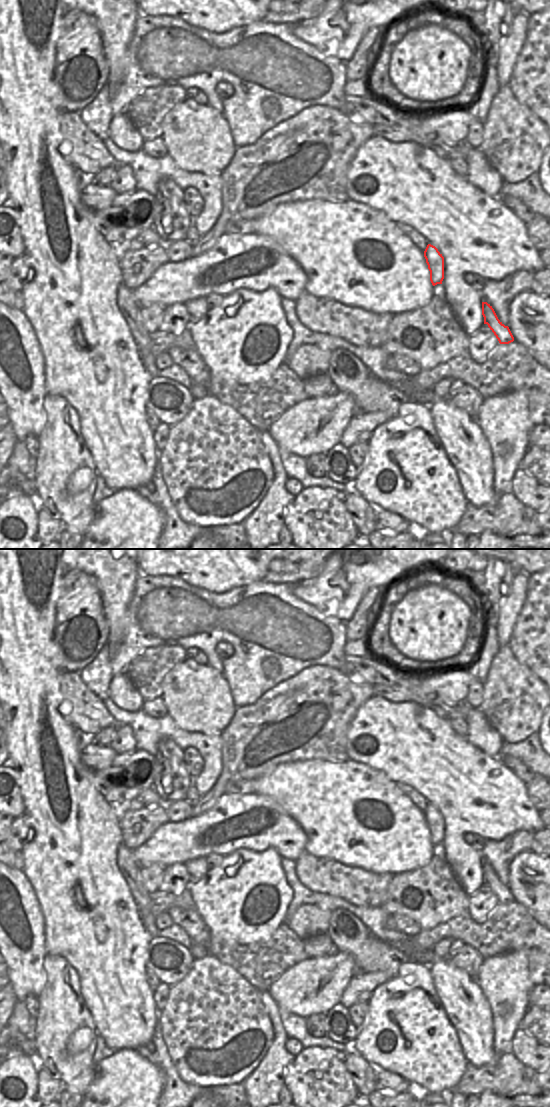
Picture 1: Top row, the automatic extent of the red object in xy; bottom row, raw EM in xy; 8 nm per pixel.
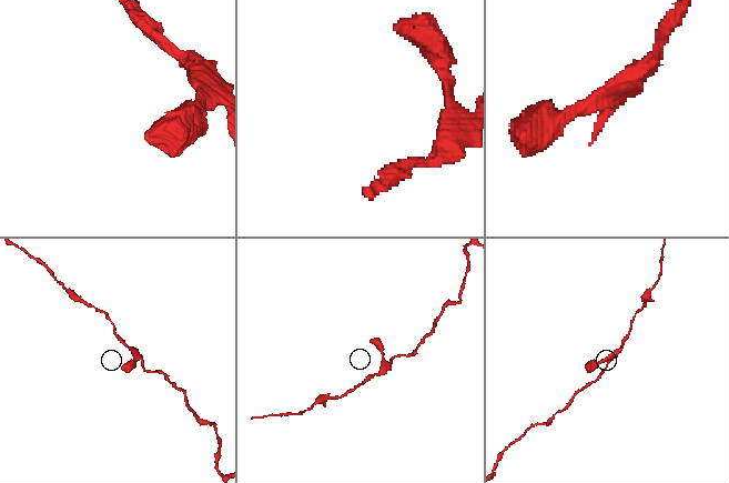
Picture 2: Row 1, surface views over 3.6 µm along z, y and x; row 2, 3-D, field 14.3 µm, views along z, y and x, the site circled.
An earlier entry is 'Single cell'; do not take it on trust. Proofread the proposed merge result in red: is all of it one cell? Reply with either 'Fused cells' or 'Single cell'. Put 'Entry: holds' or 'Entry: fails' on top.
Entry: holds
Single cell

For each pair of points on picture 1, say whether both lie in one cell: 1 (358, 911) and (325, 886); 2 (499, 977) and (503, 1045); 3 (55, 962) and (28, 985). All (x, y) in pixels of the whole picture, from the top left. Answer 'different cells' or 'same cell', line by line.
1: different cells
2: same cell
3: different cells

